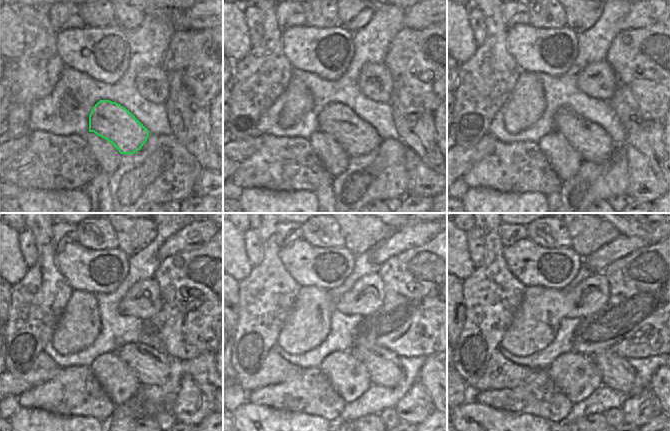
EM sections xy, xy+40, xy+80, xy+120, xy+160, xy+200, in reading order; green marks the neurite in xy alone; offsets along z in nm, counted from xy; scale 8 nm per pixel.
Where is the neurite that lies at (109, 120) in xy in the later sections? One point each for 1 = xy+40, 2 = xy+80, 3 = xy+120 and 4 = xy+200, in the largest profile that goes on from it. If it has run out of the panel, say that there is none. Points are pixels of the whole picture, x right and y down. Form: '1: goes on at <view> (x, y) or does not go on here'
1: goes on at xy+40 (357, 138)
2: goes on at xy+80 (592, 142)
3: goes on at xy+120 (151, 367)
4: goes on at xy+200 (616, 372)

